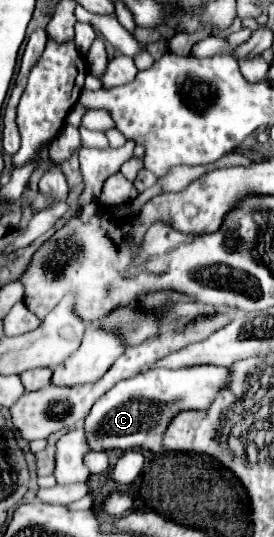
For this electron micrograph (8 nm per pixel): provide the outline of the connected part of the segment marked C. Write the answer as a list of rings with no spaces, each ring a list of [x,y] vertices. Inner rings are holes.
[[[198,364],[186,368],[154,368],[128,380],[120,380],[110,388],[88,414],[84,428],[88,442],[96,450],[128,450],[128,448],[150,448],[160,446],[170,422],[184,410],[210,410],[214,400],[224,388],[230,388],[230,372],[226,366]]]

